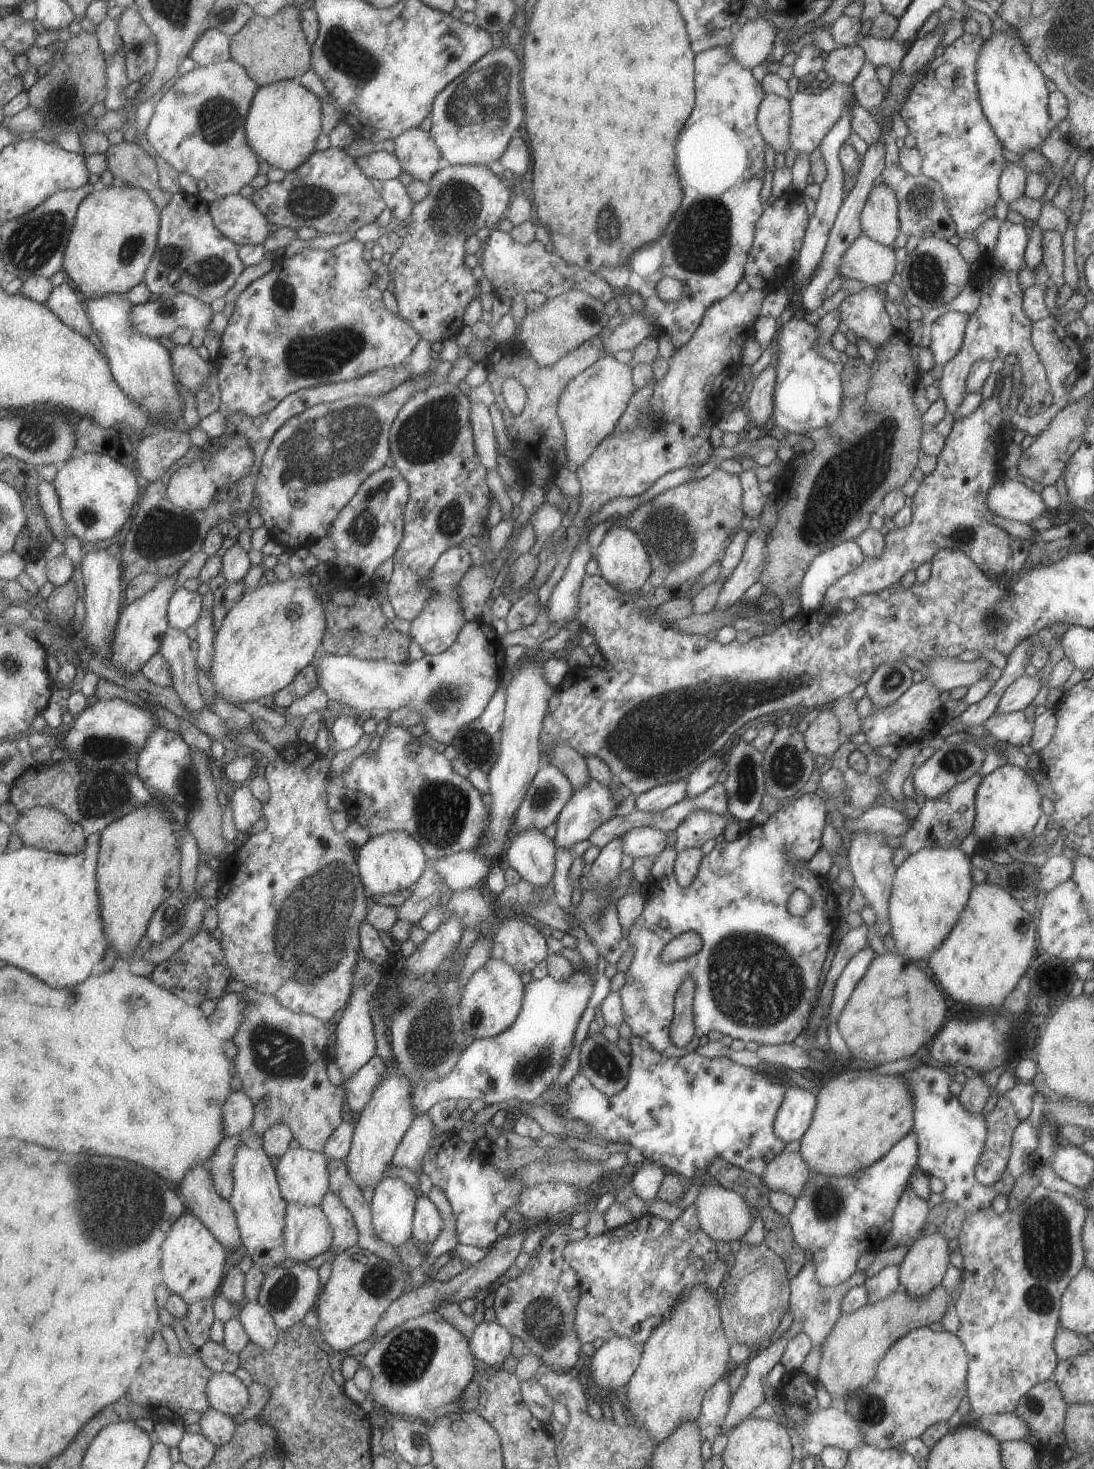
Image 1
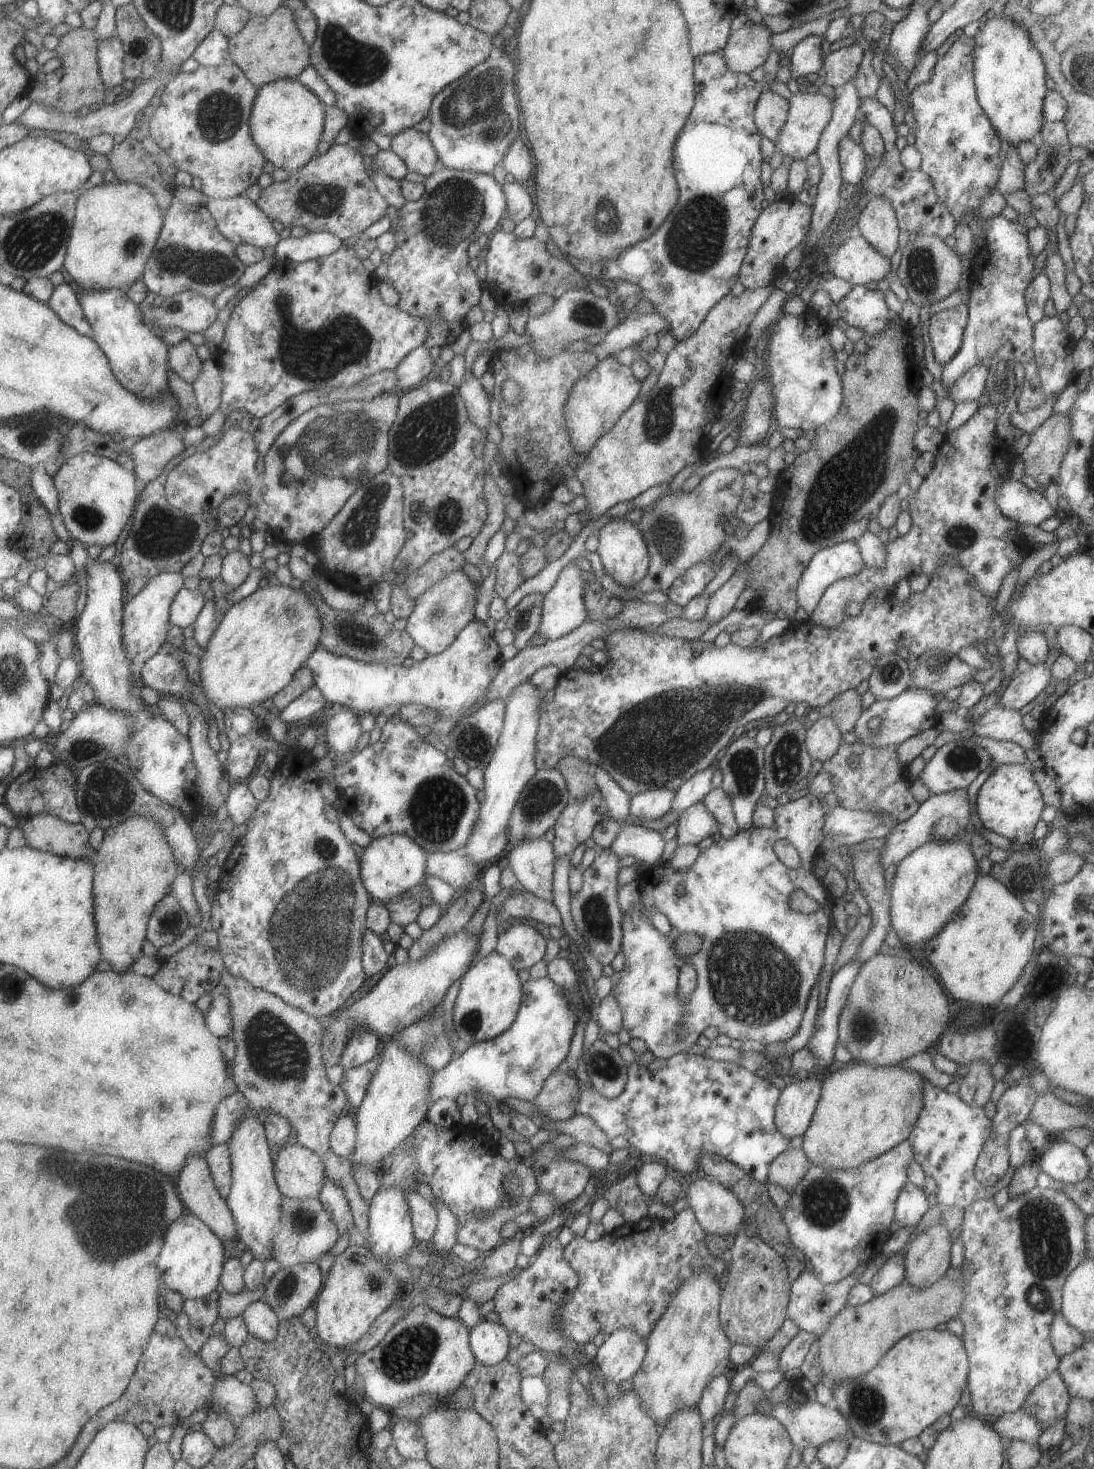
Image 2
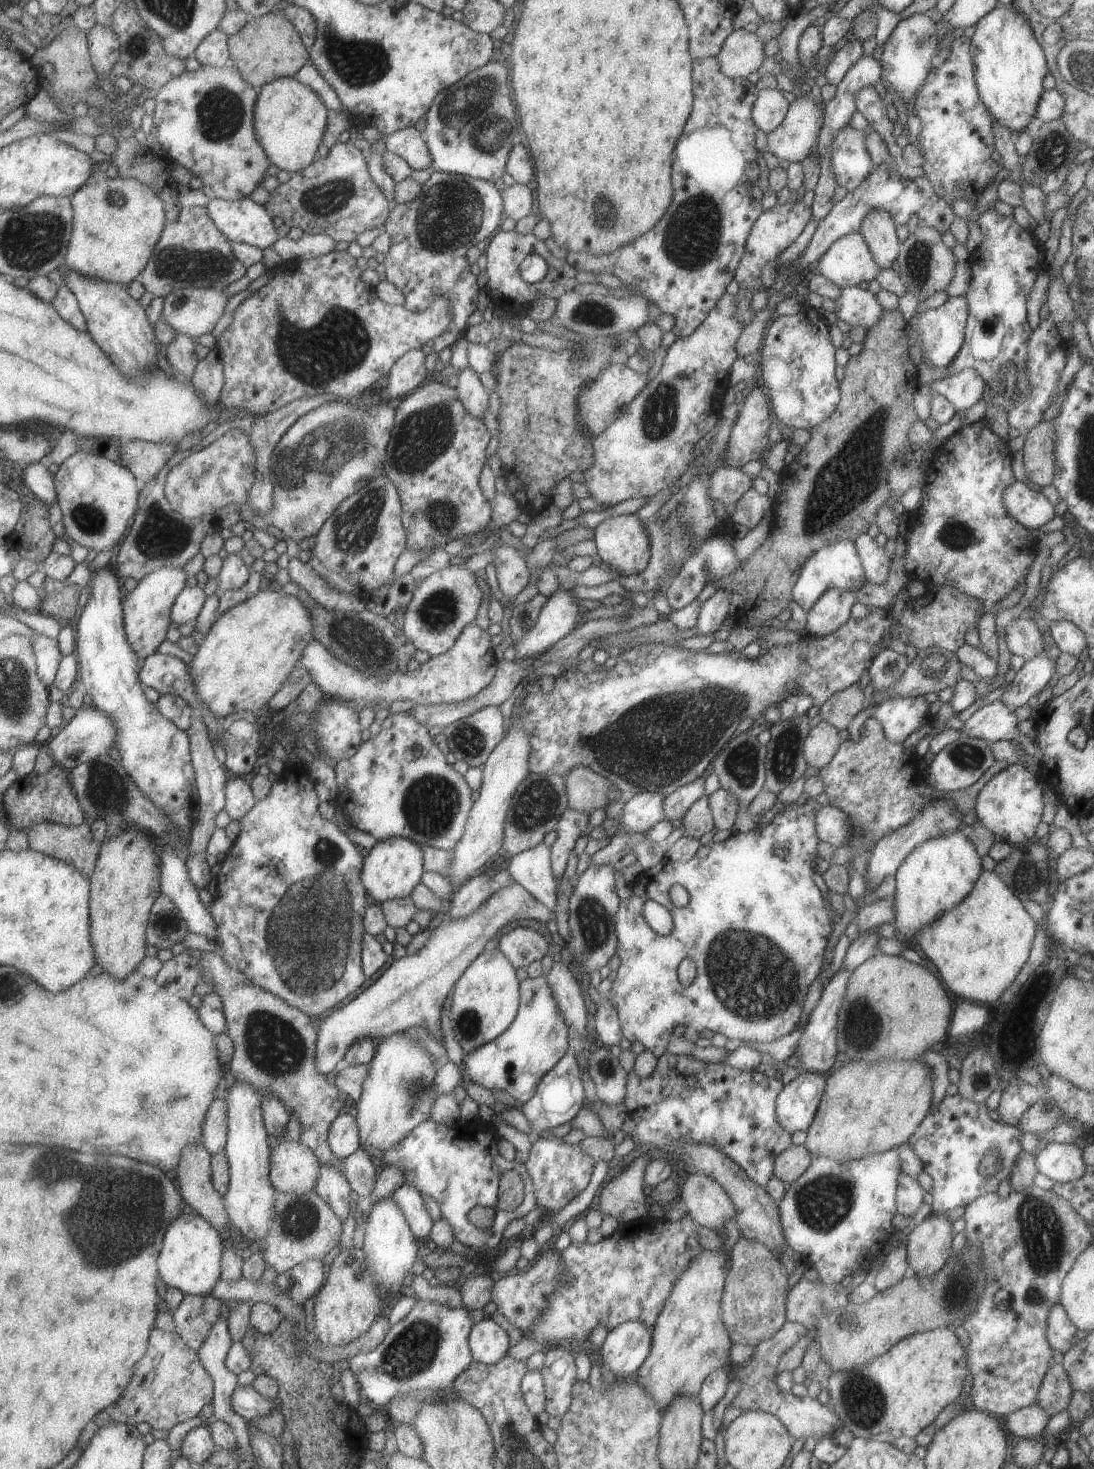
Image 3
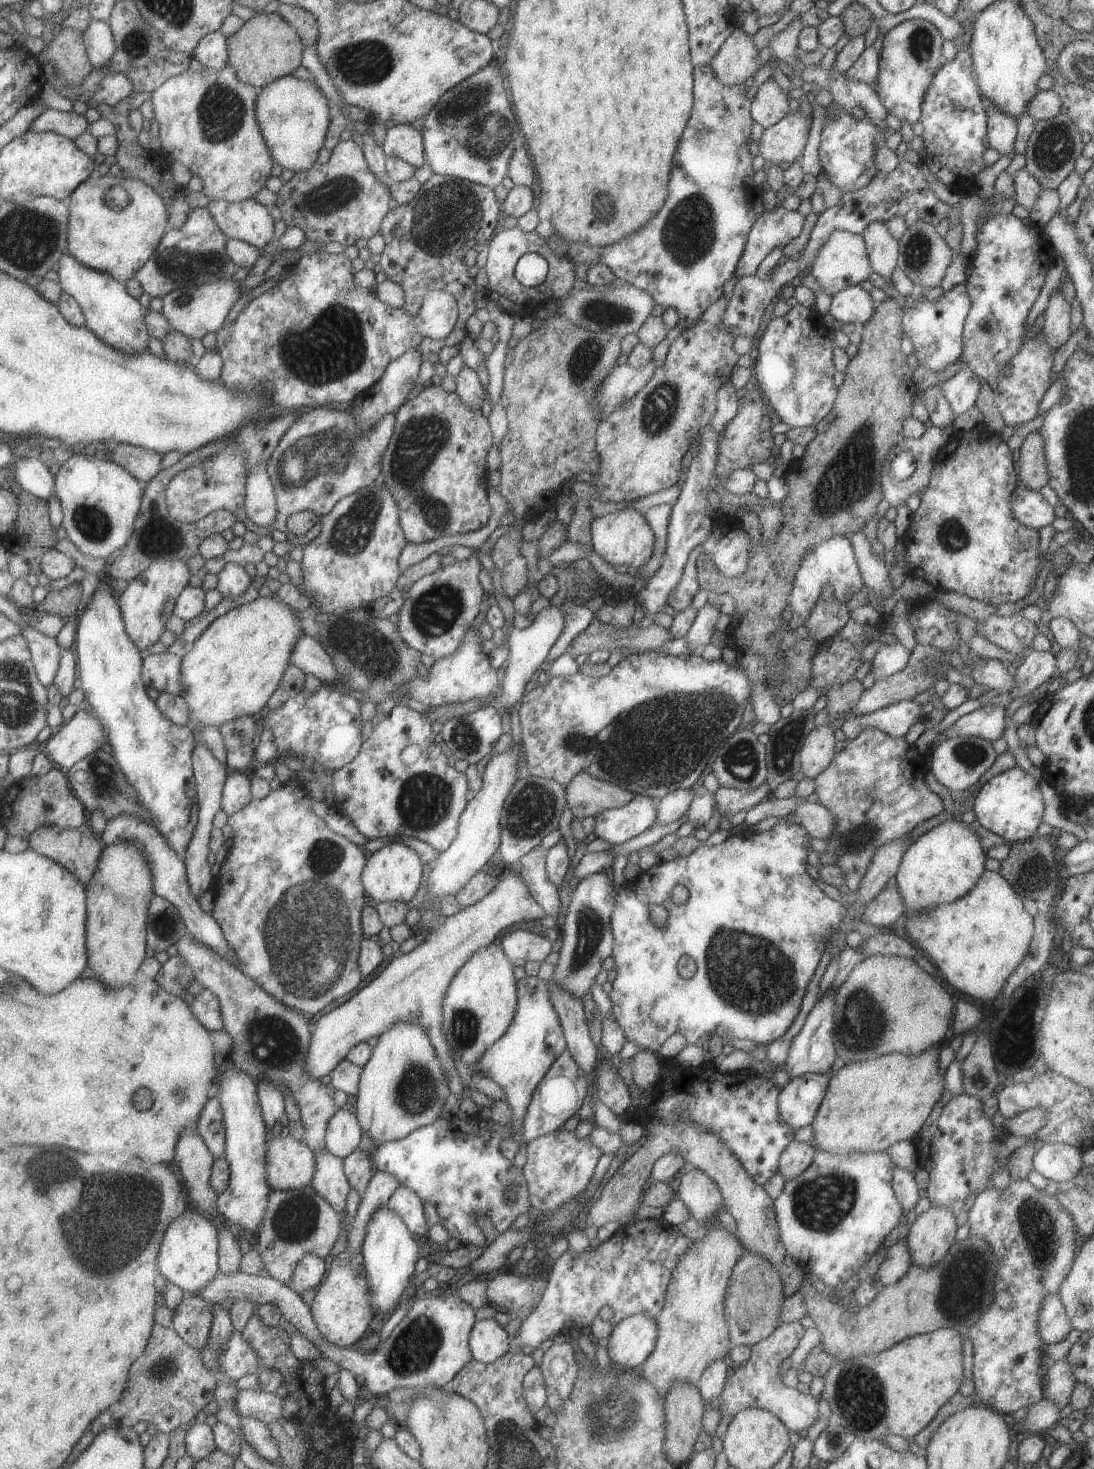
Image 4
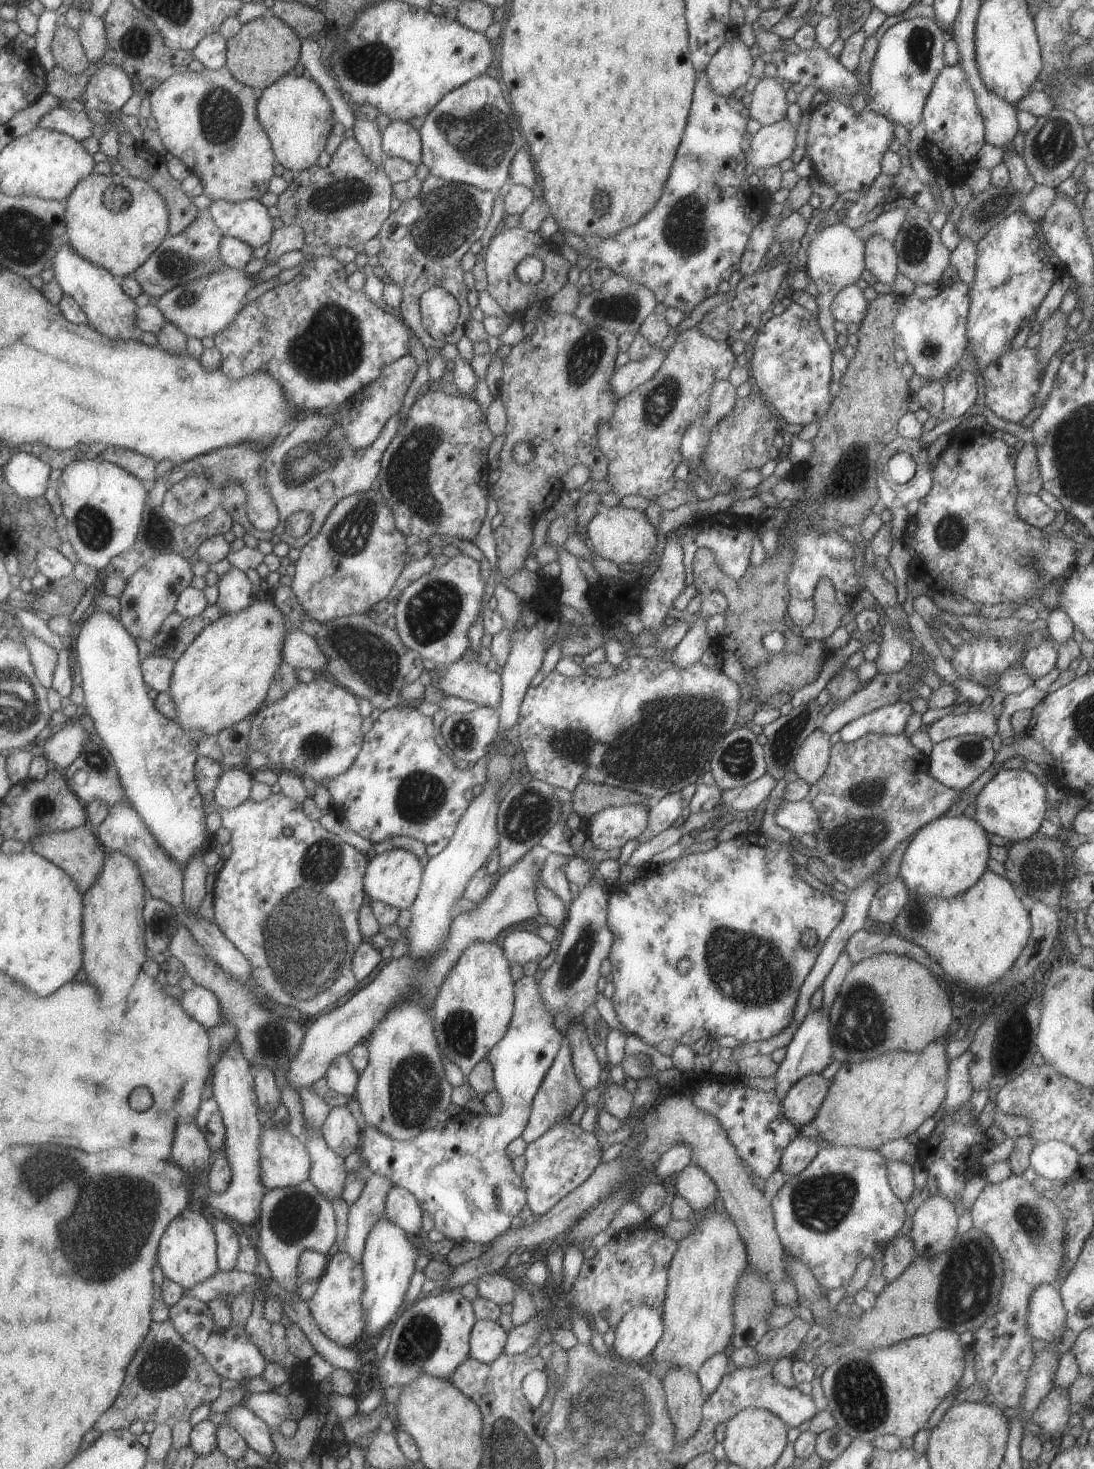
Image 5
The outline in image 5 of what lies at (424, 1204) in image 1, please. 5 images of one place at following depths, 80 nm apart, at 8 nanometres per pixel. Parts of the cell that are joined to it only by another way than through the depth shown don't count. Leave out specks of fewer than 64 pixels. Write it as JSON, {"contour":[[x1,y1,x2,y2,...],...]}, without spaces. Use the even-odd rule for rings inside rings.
{"contour":[[403,1187,388,1190,384,1202,383,1217,401,1227,410,1237,421,1235,421,1217,424,1212,413,1194]]}

